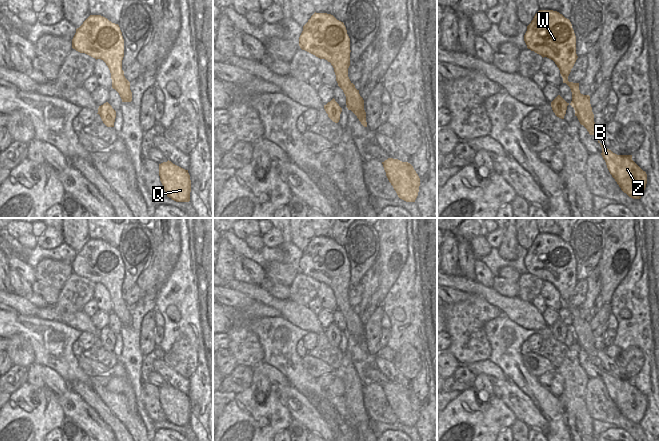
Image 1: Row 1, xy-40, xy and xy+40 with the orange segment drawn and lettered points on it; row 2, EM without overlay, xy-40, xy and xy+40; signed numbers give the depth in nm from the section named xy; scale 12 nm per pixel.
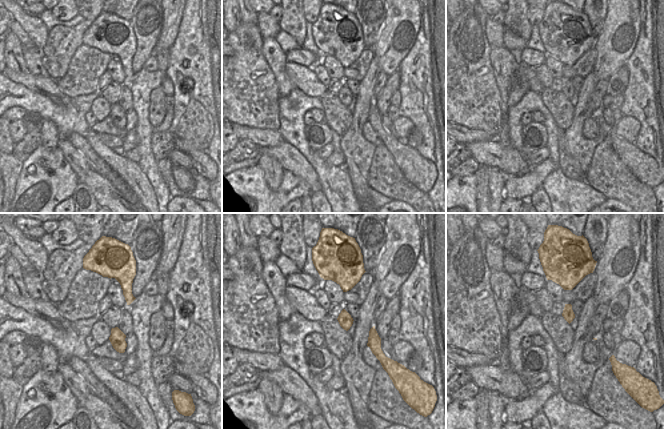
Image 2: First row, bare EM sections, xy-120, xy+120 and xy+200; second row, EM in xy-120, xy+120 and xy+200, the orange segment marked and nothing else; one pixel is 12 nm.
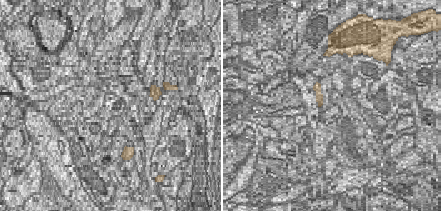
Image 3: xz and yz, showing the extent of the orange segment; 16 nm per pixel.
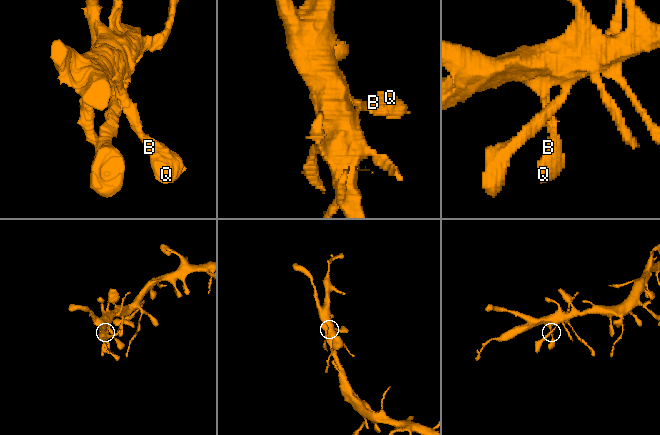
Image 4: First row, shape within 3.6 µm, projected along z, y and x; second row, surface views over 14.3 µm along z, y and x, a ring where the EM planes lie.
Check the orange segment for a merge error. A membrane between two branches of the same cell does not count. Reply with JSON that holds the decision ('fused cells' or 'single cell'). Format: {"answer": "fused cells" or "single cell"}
{"answer": "single cell"}

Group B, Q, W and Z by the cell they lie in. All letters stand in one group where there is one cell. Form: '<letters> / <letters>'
B Q W Z

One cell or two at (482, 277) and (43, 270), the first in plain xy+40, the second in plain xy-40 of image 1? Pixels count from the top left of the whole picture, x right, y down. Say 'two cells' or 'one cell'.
two cells

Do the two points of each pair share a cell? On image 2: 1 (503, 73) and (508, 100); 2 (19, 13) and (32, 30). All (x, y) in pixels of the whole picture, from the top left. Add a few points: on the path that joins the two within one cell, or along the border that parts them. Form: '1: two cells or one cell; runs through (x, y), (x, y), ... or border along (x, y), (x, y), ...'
1: one cell; runs through (507, 80), (507, 93)
2: one cell; runs through (22, 17), (31, 26)

